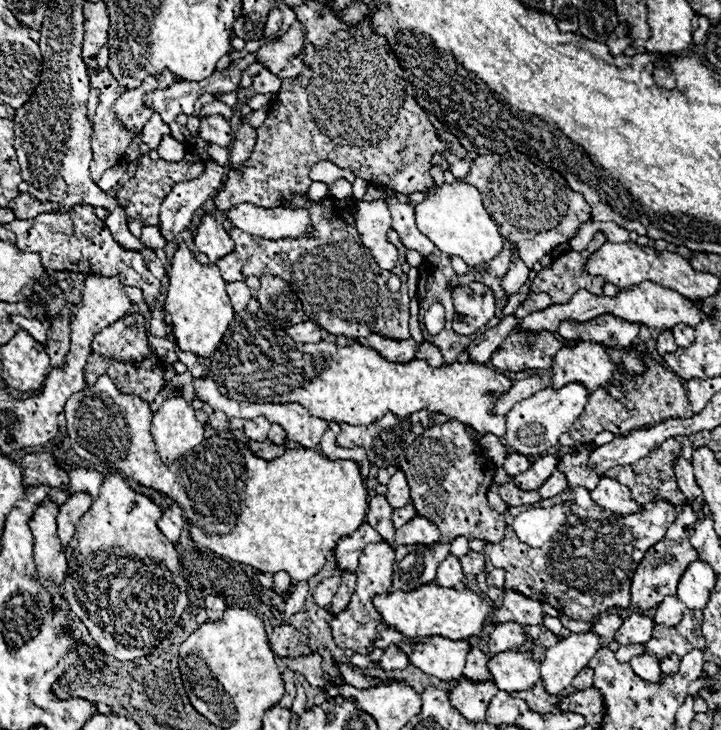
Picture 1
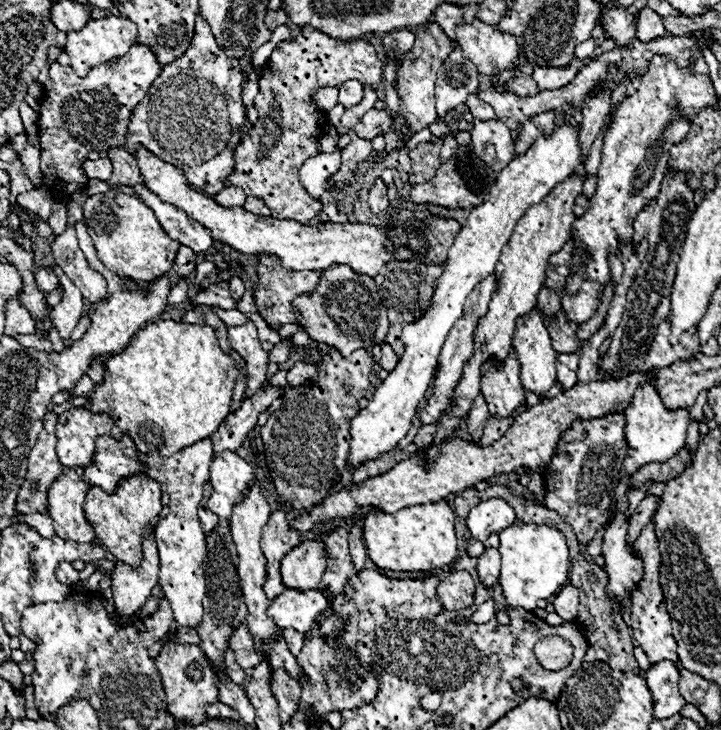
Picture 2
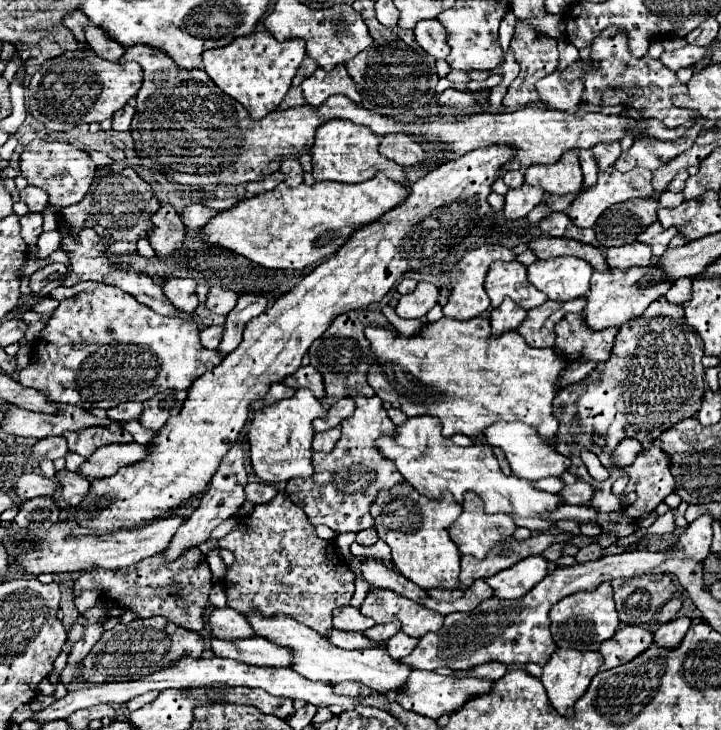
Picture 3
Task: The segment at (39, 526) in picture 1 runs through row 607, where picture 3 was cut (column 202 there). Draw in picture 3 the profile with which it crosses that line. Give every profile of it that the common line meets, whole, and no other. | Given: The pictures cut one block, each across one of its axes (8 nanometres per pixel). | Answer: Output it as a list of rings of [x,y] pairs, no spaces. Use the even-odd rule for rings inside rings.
[[[258,30],[248,36],[236,38],[228,46],[206,50],[204,70],[214,80],[214,84],[246,106],[252,120],[264,118],[268,112],[274,112],[278,104],[284,100],[290,82],[296,70],[306,56],[306,42],[302,38],[290,38],[286,42],[278,42],[268,30]]]

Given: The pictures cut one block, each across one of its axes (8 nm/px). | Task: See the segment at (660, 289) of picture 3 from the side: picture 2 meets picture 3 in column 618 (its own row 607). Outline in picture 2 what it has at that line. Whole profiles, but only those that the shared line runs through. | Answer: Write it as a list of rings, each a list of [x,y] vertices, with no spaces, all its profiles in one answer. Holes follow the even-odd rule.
[[[284,590],[270,604],[268,614],[278,622],[280,628],[294,628],[298,632],[308,632],[318,614],[328,608],[328,600],[320,590],[296,592]]]

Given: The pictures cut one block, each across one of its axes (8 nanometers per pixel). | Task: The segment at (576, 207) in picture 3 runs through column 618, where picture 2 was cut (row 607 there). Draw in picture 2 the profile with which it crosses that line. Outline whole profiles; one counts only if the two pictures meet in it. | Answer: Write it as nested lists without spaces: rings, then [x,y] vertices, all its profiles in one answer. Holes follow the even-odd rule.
[[[204,438],[178,450],[172,456],[158,456],[150,458],[140,454],[138,460],[146,466],[146,476],[154,478],[160,484],[160,490],[170,496],[170,512],[154,526],[154,538],[160,552],[160,586],[166,594],[174,620],[178,626],[198,626],[202,622],[202,600],[206,596],[206,582],[204,582],[204,566],[206,566],[206,542],[204,532],[198,522],[198,504],[202,500],[202,488],[208,480],[208,468],[212,460],[214,448],[212,438]]]

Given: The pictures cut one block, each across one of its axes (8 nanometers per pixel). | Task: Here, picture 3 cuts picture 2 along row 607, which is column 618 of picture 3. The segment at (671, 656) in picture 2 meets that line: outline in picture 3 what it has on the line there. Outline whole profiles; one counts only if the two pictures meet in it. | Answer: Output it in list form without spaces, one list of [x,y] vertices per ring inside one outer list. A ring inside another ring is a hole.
[[[624,626],[620,628],[614,638],[602,642],[600,654],[604,656],[602,670],[616,668],[620,664],[630,662],[638,654],[642,654],[652,644],[652,632],[640,628],[640,626]]]

